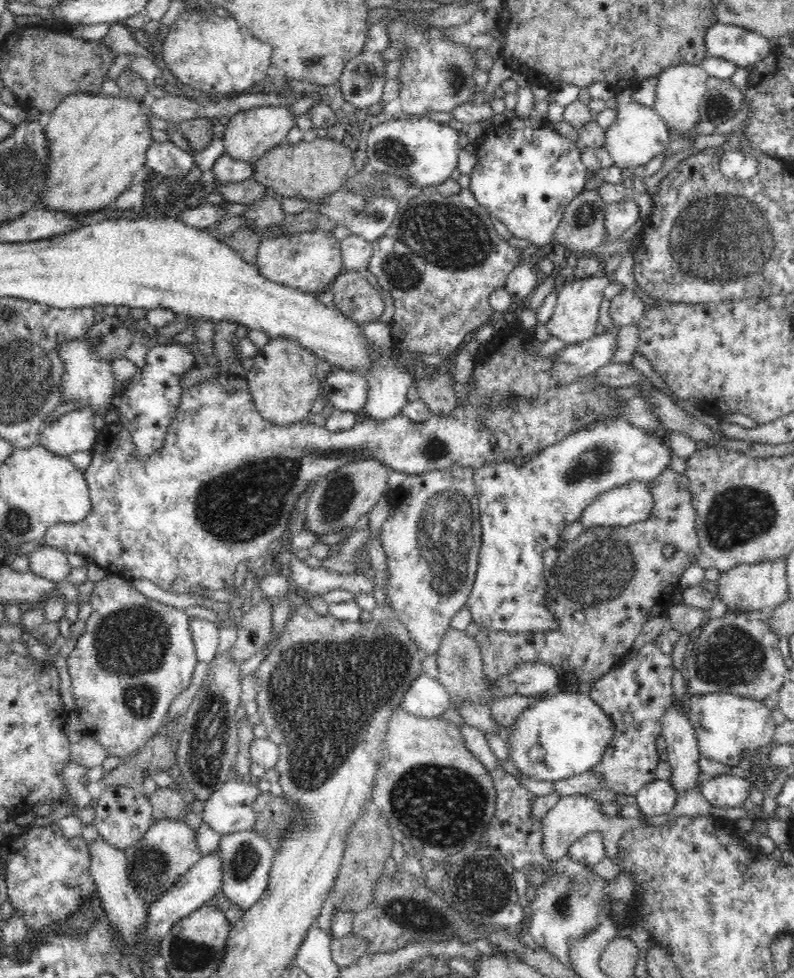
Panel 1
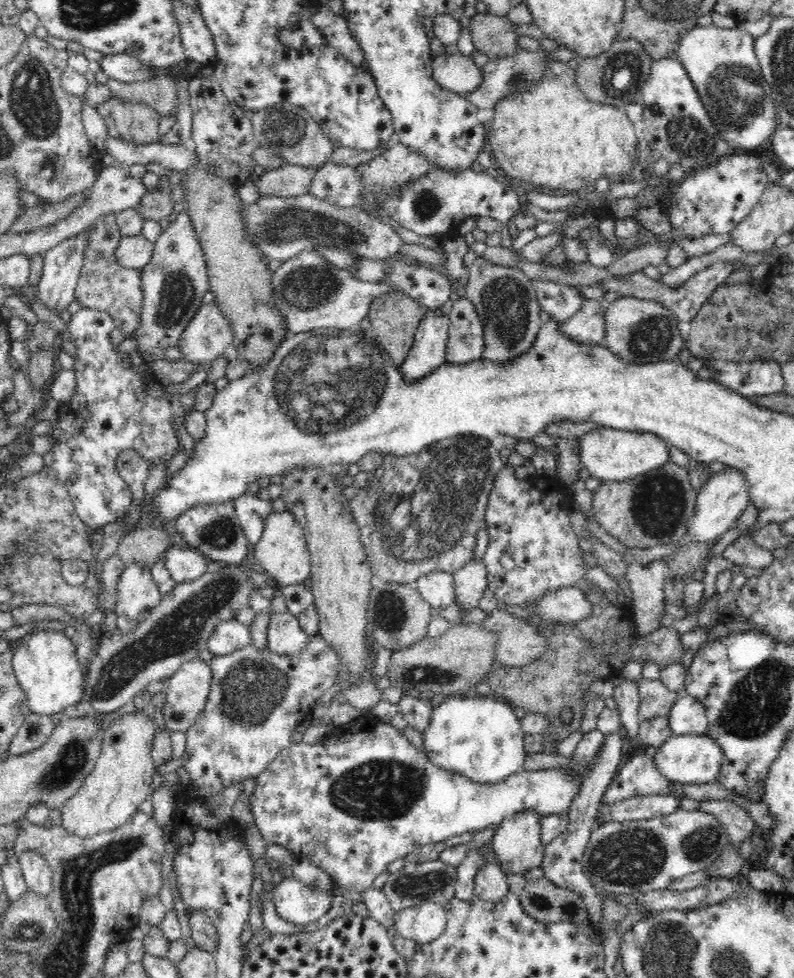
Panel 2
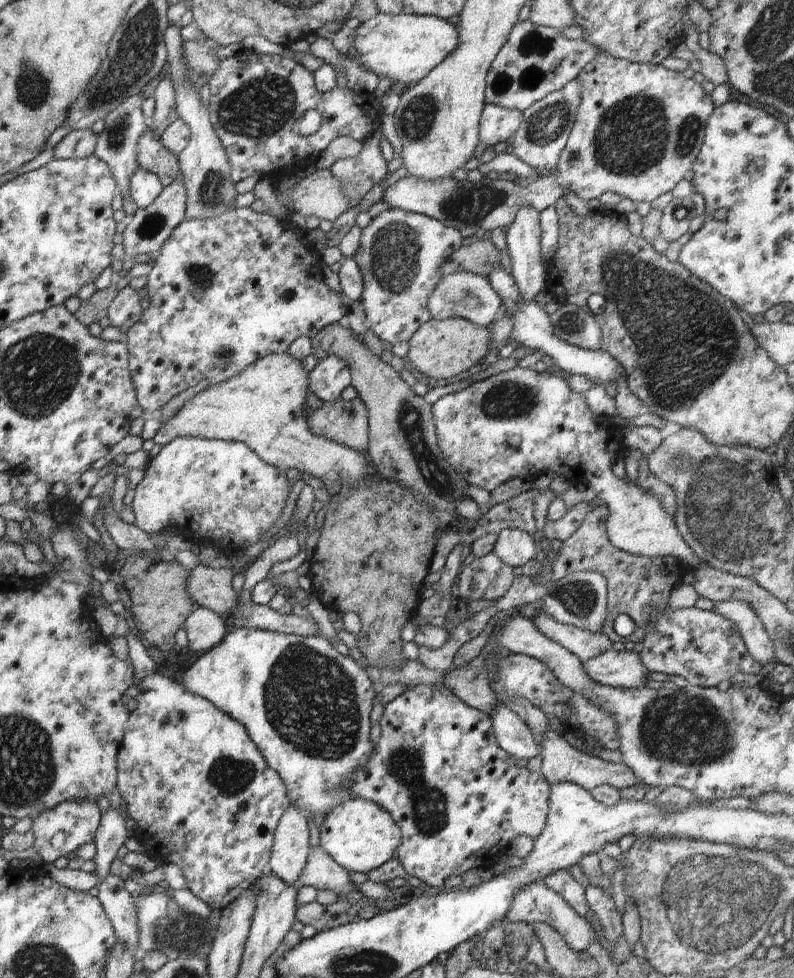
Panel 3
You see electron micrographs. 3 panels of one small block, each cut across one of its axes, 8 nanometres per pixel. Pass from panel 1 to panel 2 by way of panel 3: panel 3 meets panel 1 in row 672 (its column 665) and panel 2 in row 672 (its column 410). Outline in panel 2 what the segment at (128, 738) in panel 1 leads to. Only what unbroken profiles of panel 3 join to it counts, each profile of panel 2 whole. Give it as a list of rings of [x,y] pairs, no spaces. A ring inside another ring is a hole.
[[[198,658],[186,661],[168,683],[162,710],[165,728],[170,732],[186,733],[206,707],[212,683],[210,665]]]

